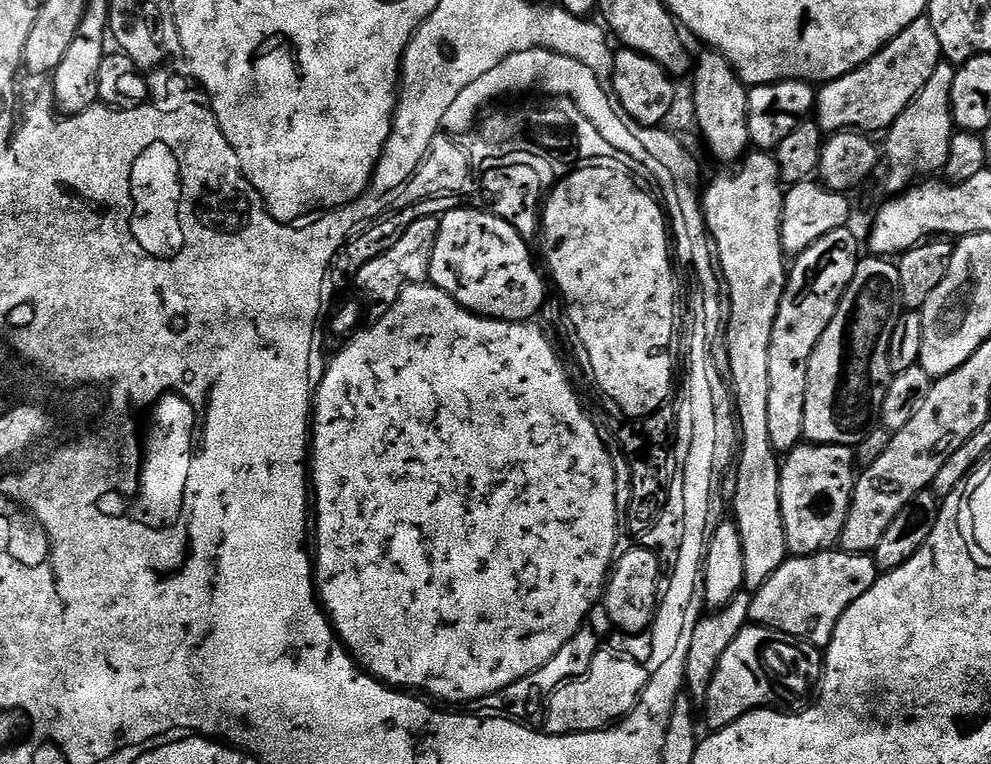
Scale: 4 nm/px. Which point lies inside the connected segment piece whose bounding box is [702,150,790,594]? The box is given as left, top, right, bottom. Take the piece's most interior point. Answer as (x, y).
(743, 213)

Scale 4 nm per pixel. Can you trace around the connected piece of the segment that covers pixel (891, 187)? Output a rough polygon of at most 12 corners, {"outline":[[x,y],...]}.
{"outline":[[941,62],[882,144],[888,194],[945,167],[956,68]]}

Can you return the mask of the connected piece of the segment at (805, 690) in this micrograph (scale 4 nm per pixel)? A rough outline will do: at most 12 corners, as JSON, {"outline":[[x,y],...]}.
{"outline":[[746,627],[714,670],[709,729],[755,708],[803,710],[821,649]]}

